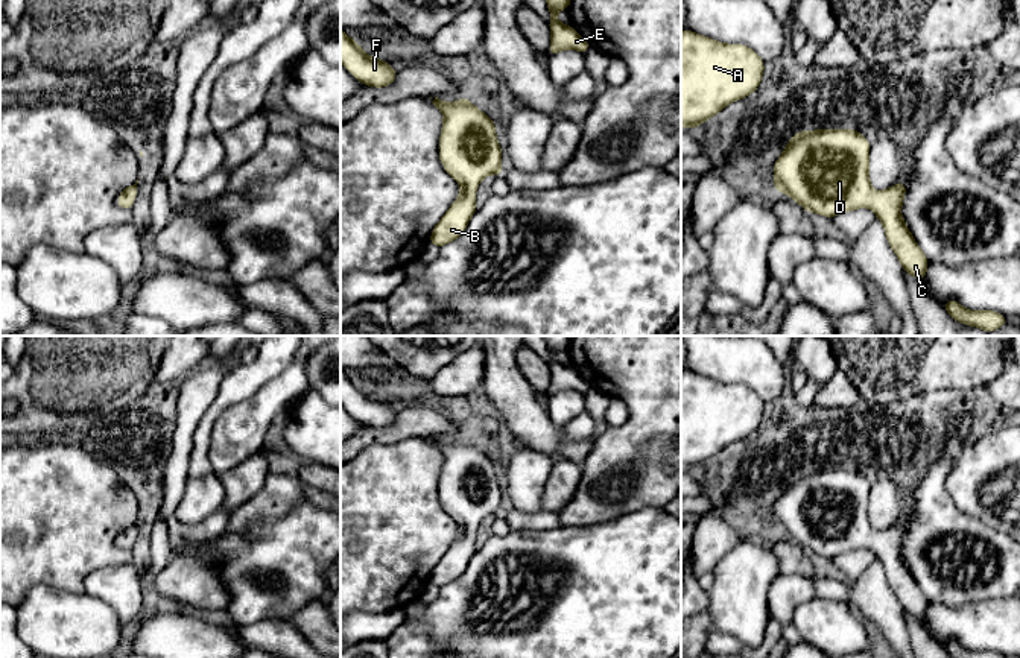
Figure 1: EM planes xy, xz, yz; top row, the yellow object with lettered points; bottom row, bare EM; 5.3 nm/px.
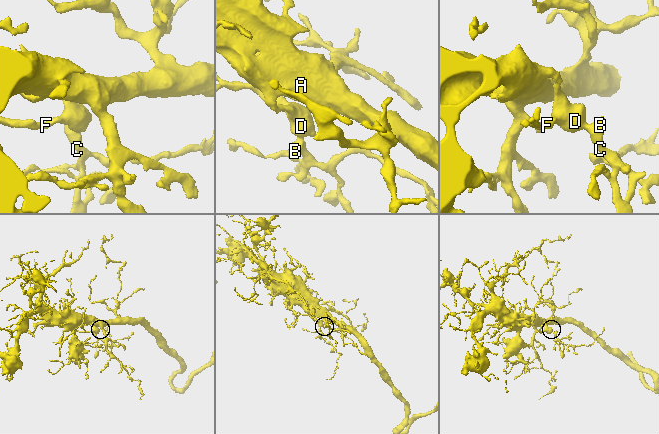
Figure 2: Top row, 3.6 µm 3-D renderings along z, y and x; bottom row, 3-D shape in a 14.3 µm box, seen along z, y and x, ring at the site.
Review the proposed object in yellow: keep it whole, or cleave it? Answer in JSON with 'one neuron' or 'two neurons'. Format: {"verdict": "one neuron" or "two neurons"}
{"verdict": "one neuron"}

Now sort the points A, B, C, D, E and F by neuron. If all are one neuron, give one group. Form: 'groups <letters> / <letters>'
groups A B C D E F

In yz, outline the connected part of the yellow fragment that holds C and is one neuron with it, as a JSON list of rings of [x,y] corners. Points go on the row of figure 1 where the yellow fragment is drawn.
[[[815,129],[797,132],[774,164],[774,188],[787,193],[809,213],[835,217],[856,208],[871,208],[883,223],[886,240],[904,272],[923,281],[929,260],[917,245],[901,217],[906,193],[904,181],[886,190],[874,191],[870,182],[871,143],[854,129]]]

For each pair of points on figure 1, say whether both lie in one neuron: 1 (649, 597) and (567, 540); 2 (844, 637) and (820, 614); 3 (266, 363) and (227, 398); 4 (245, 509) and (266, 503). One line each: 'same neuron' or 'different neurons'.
1: same neuron
2: same neuron
3: same neuron
4: same neuron

